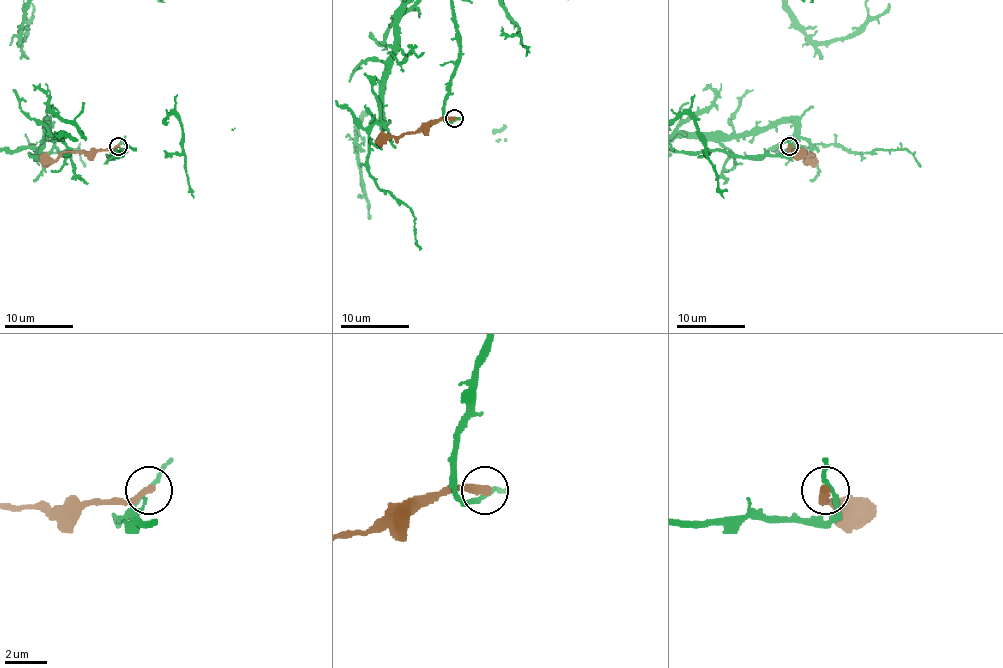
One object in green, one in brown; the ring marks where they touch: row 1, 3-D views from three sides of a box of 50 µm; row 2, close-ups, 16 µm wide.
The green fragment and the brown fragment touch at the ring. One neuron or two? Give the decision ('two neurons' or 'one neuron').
two neurons

